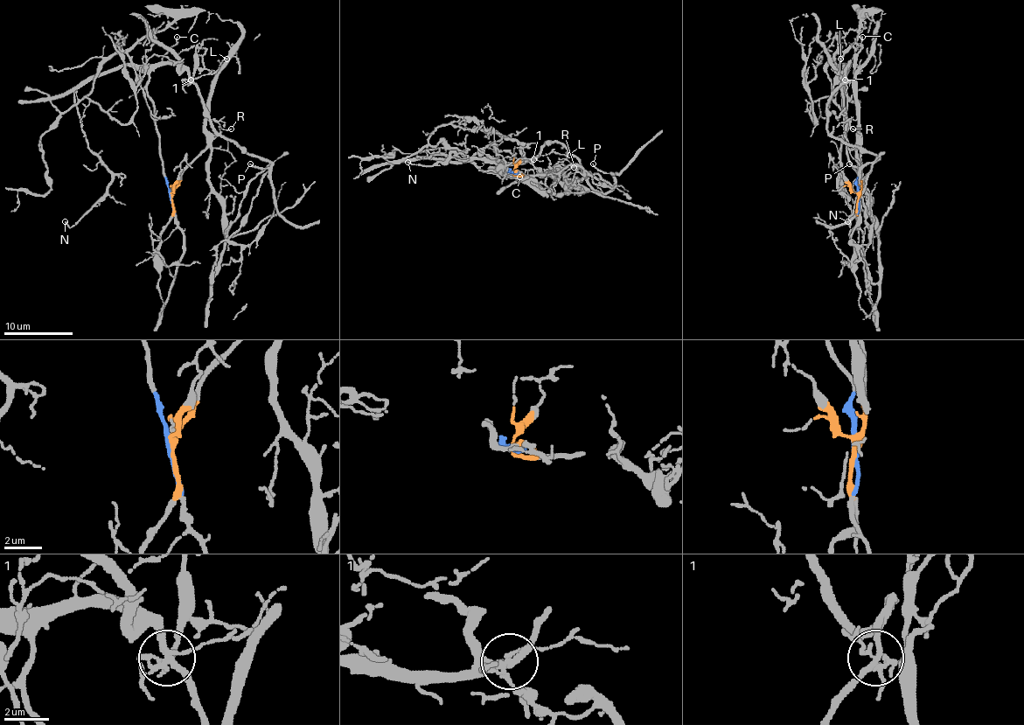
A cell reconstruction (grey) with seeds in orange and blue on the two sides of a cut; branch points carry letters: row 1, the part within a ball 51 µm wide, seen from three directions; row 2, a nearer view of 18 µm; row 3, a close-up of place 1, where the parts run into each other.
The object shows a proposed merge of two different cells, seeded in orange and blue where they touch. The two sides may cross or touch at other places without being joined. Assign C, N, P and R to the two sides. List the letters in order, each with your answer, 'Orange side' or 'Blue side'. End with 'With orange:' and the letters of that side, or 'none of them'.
C: Blue side
N: Blue side
P: Blue side
R: Orange side
With orange: R

